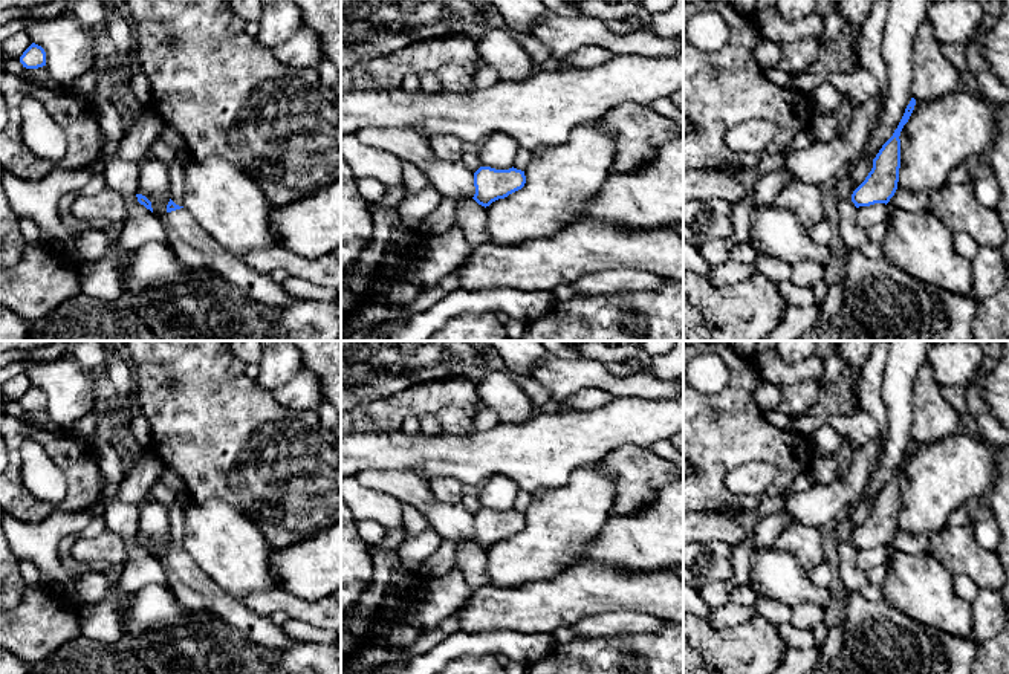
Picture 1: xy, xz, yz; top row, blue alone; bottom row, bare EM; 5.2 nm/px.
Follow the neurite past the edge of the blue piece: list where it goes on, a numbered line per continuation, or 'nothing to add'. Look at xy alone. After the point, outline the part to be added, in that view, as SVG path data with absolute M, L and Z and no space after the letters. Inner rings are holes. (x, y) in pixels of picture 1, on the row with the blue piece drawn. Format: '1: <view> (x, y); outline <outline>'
1: xy (193, 246); outline M185 208L168 212L162 219L162 225L168 246L182 264L209 269L257 303L284 306L298 300L283 289L283 283L258 274L242 258L225 251Z

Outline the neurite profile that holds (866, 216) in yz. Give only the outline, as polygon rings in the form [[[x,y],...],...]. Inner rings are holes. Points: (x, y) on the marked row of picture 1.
[[[885,203],[856,208],[856,223],[865,231],[867,228],[887,222],[890,208]]]

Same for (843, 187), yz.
[[[848,168],[839,174],[839,177],[832,183],[833,197],[836,205],[845,199],[850,199],[853,194],[853,182],[848,173]]]

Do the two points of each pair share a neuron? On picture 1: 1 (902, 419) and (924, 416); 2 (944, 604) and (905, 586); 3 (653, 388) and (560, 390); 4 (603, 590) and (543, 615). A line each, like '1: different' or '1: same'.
1: different
2: same
3: same
4: same

